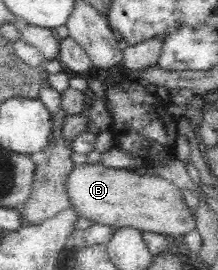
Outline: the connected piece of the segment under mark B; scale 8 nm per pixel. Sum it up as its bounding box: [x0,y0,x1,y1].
[65,163,196,238]

